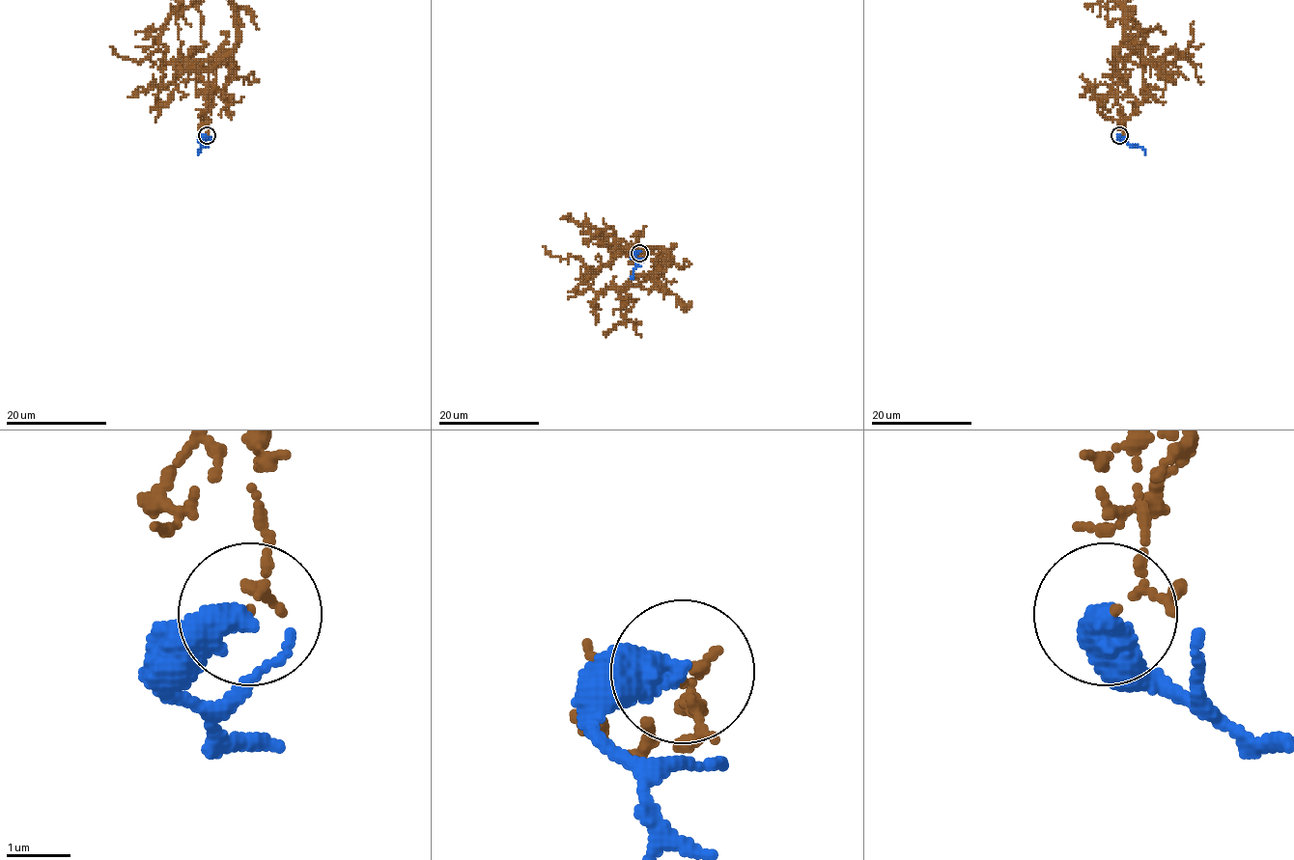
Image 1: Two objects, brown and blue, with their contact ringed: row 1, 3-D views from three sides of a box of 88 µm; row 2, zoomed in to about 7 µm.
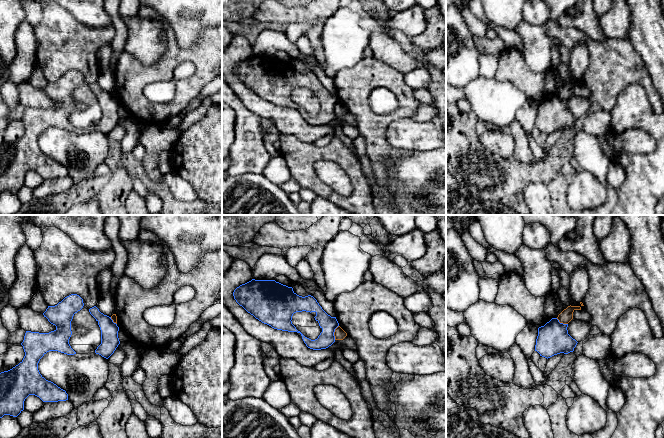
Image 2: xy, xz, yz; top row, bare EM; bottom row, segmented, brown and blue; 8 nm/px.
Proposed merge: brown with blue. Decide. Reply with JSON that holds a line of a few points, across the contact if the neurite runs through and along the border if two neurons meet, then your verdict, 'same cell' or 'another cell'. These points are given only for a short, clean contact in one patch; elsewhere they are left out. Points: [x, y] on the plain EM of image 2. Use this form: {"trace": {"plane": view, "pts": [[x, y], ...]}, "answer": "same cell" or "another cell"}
{"trace": {"plane": "xz", "pts": [[338, 101], [334, 108], [334, 115]]}, "answer": "another cell"}

